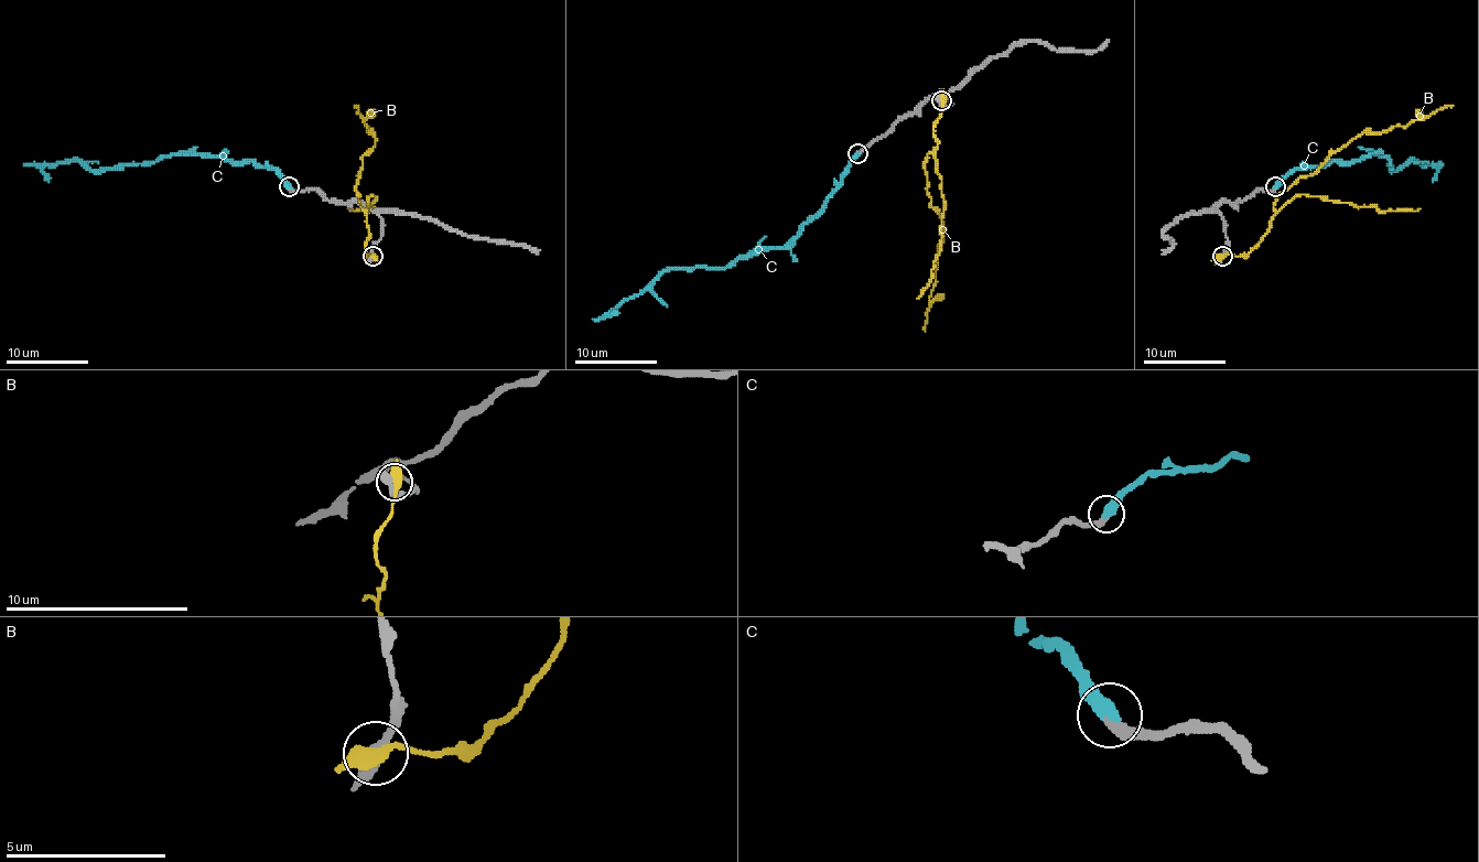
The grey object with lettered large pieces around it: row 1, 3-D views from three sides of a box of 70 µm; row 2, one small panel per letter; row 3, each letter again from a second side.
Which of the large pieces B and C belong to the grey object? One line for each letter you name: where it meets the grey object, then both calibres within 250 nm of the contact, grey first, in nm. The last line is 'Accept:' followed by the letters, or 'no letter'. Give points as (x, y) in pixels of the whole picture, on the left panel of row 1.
C: (289, 186) | 280/550 nm
Accept: C

